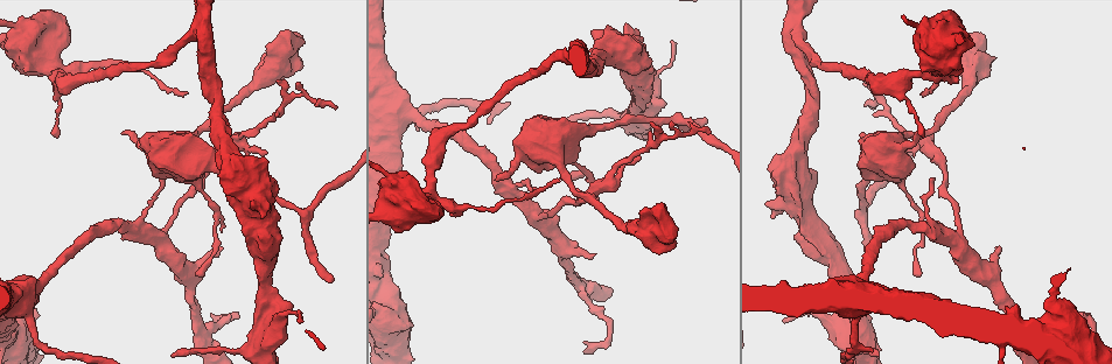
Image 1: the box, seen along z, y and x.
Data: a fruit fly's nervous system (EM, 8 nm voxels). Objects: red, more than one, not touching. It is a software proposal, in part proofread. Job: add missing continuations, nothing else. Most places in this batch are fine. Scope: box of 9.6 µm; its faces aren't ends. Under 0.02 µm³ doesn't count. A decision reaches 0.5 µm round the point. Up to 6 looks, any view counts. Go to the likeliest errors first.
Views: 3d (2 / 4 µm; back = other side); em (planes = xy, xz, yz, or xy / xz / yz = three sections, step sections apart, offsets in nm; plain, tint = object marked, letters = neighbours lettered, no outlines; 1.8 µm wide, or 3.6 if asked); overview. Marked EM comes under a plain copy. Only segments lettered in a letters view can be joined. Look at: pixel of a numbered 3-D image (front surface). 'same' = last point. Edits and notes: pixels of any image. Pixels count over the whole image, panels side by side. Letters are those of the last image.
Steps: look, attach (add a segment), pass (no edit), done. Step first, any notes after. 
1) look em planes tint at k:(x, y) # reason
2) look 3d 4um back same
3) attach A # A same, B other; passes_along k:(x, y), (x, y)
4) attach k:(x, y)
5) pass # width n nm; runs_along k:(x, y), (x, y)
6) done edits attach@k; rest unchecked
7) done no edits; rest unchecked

look em yz step 8 letters at 1:(1095, 330) # tapers out

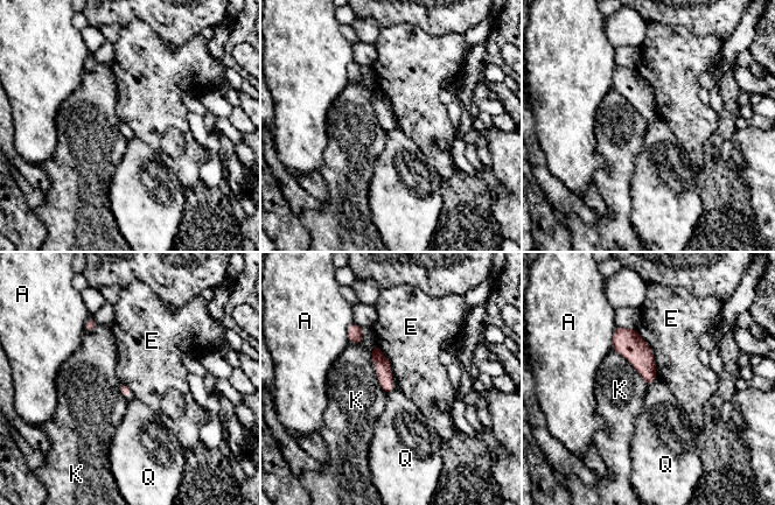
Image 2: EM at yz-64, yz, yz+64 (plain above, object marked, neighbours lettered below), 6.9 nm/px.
pass # A other, E other, K other, Q other; border 2:(635, 329), (651, 350), (657, 376); no lettered segment goes on from it

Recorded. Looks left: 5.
look em planes letters at 1:(919, 94) # long arm stops here

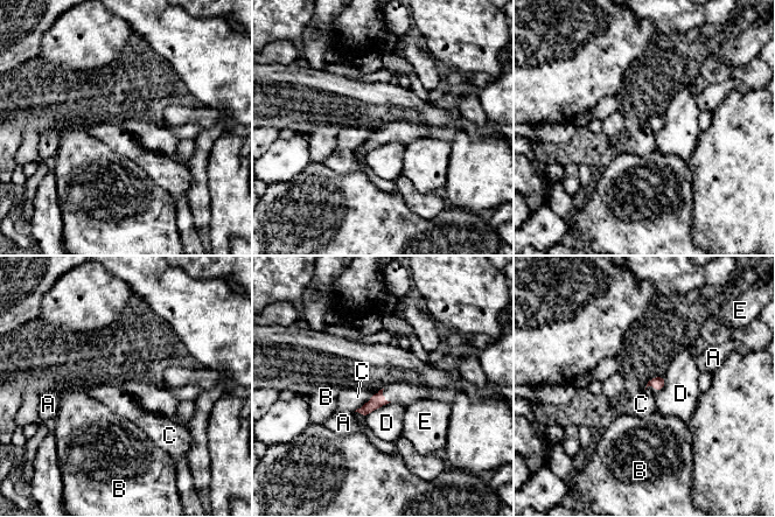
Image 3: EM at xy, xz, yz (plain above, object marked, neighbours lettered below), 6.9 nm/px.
pass # A other, B other, C other, D other, E other; none of them fits

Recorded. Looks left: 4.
look em planes tint at 1:(797, 30) # abrupt turn

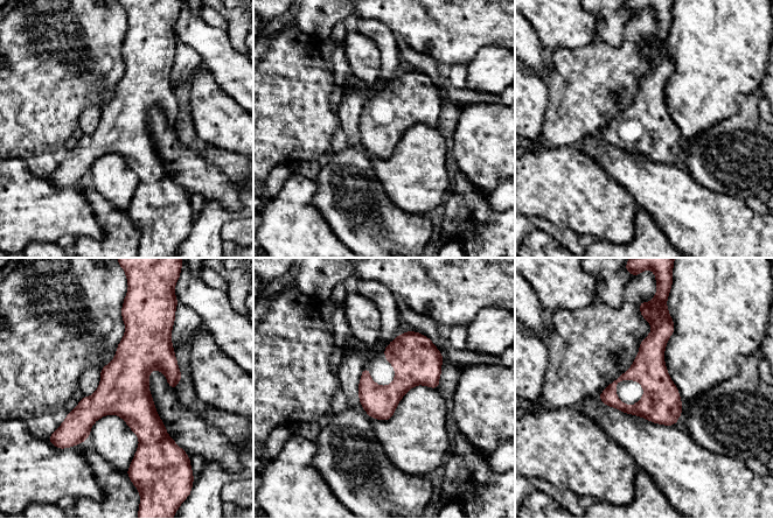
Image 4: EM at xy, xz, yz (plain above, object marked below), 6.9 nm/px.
look em planes letters same # what lies round it

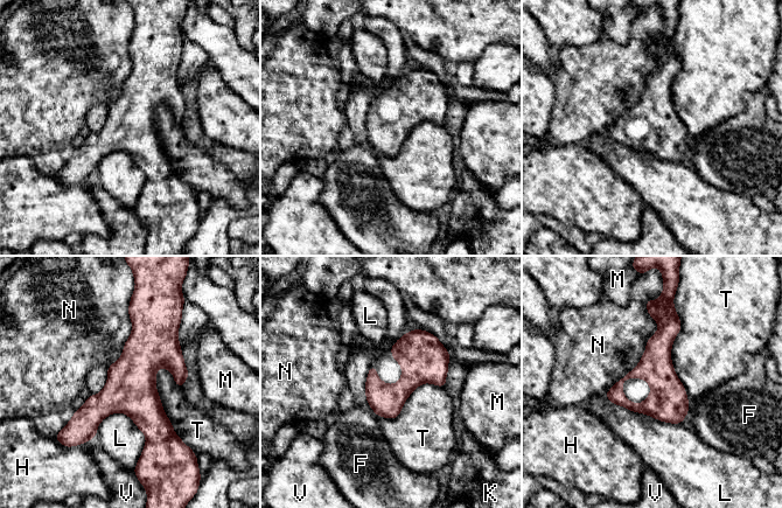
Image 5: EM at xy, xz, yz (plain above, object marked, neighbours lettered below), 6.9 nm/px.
pass # longest_contact N 600 nm; F other, H other, K other, L other, M other, N other, T other, V other; no lettered segment goes on from it

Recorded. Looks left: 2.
done no edits; rest unchecked

